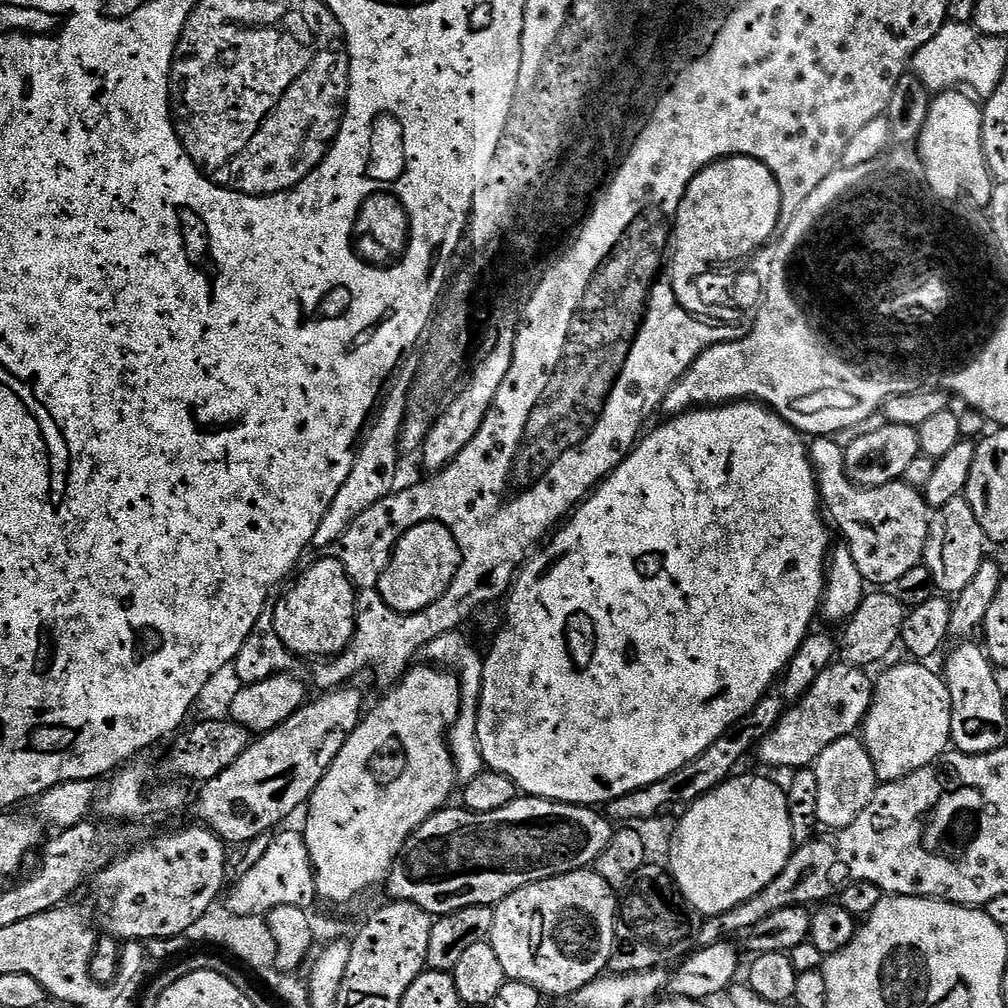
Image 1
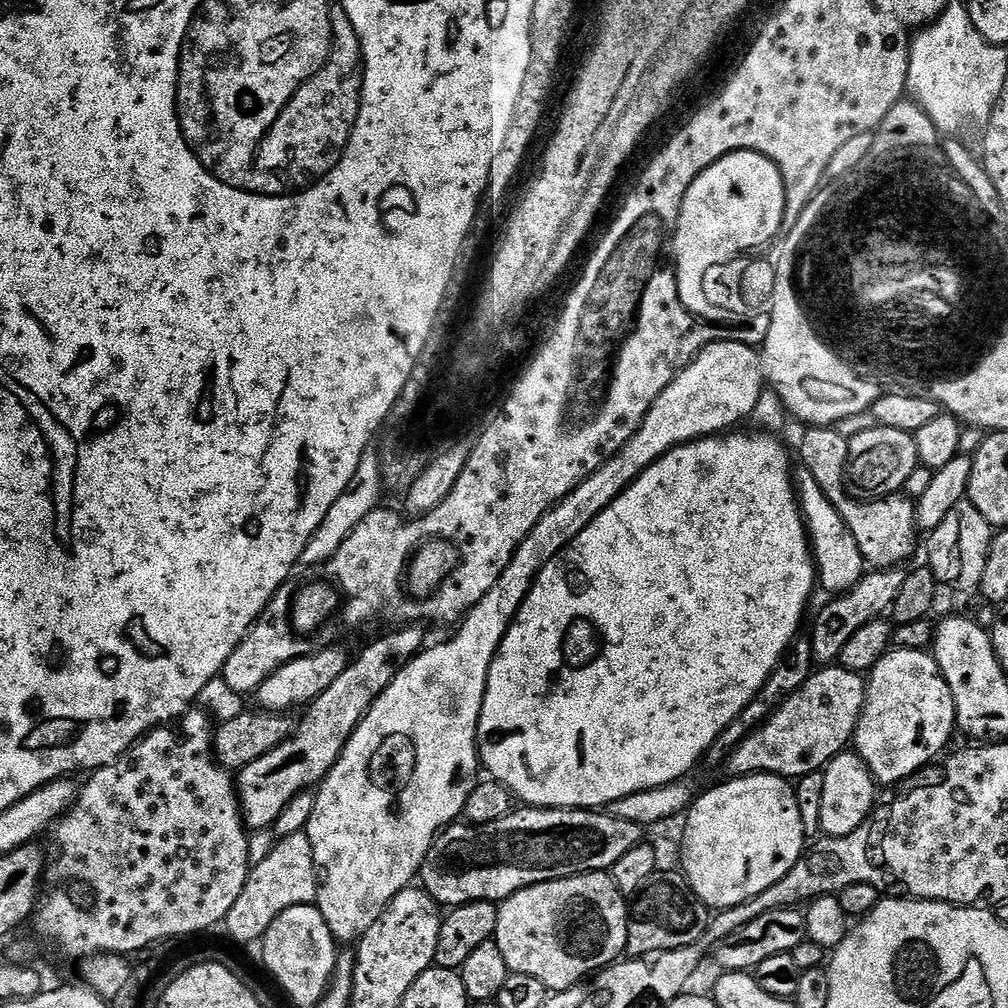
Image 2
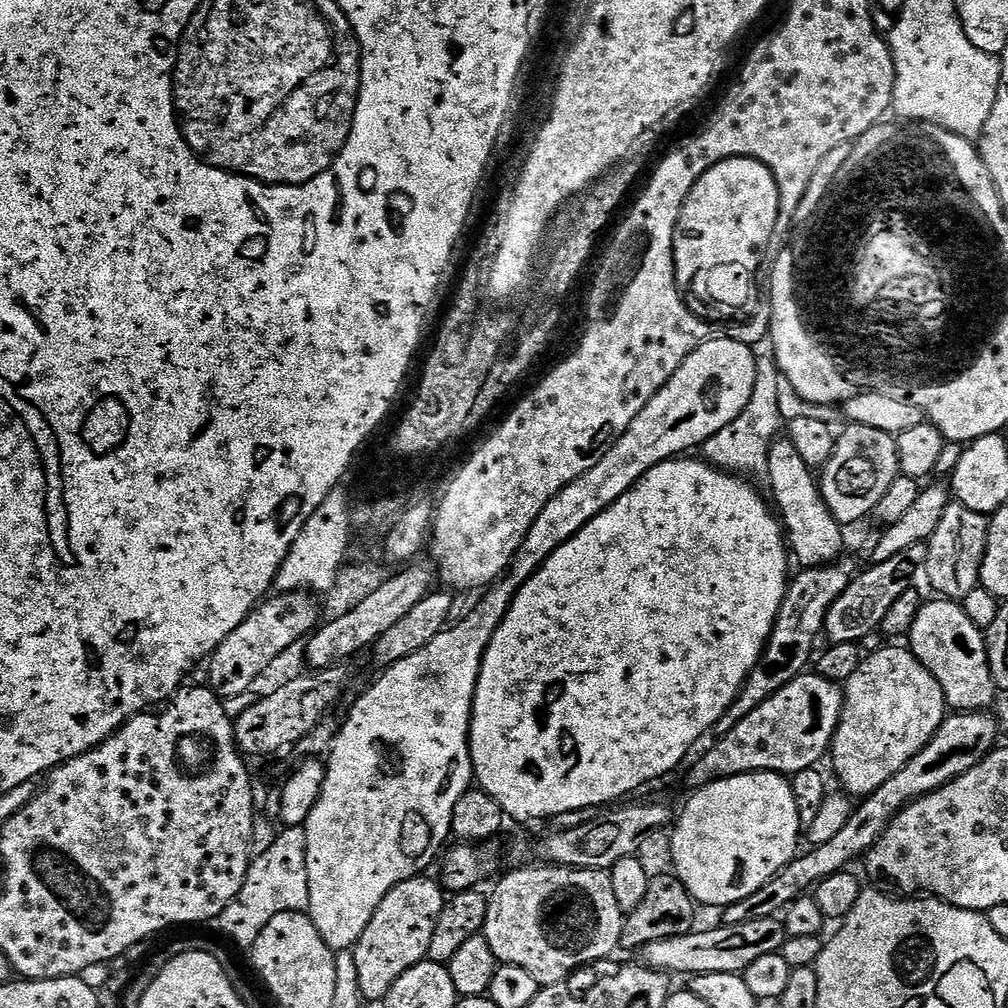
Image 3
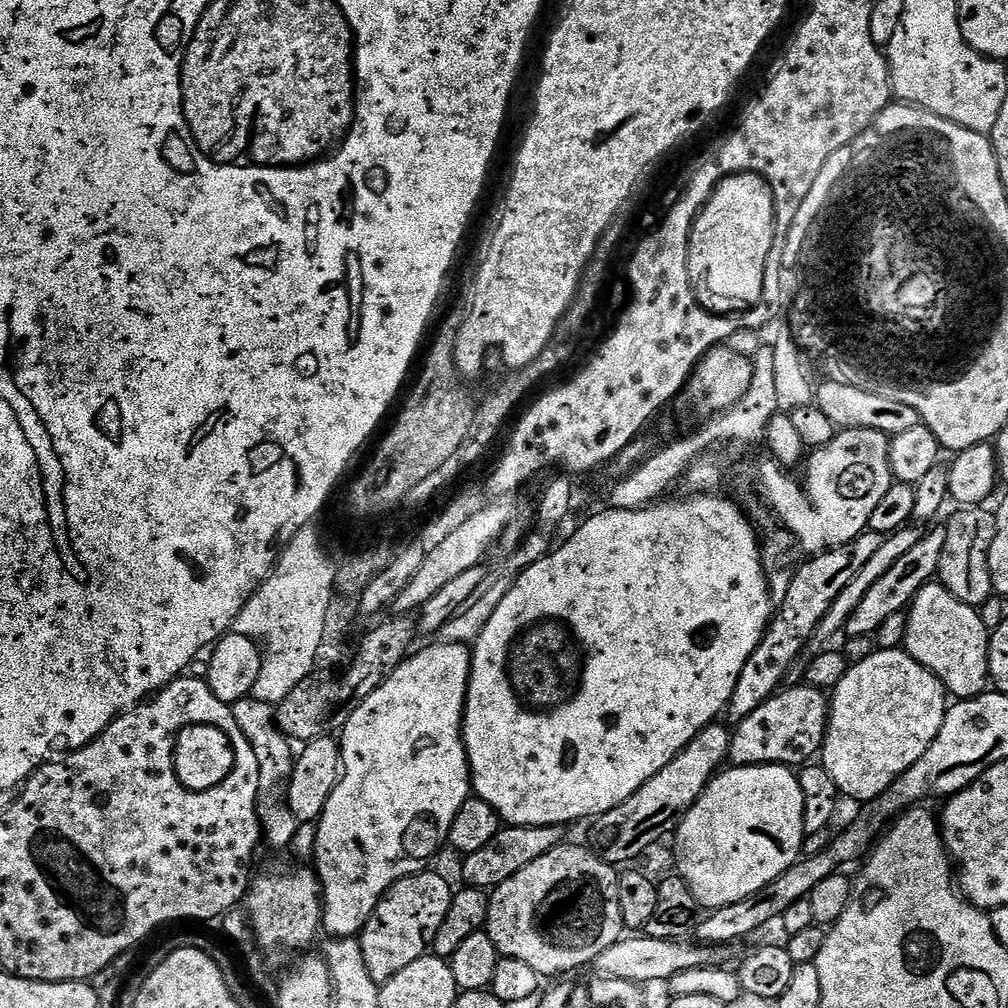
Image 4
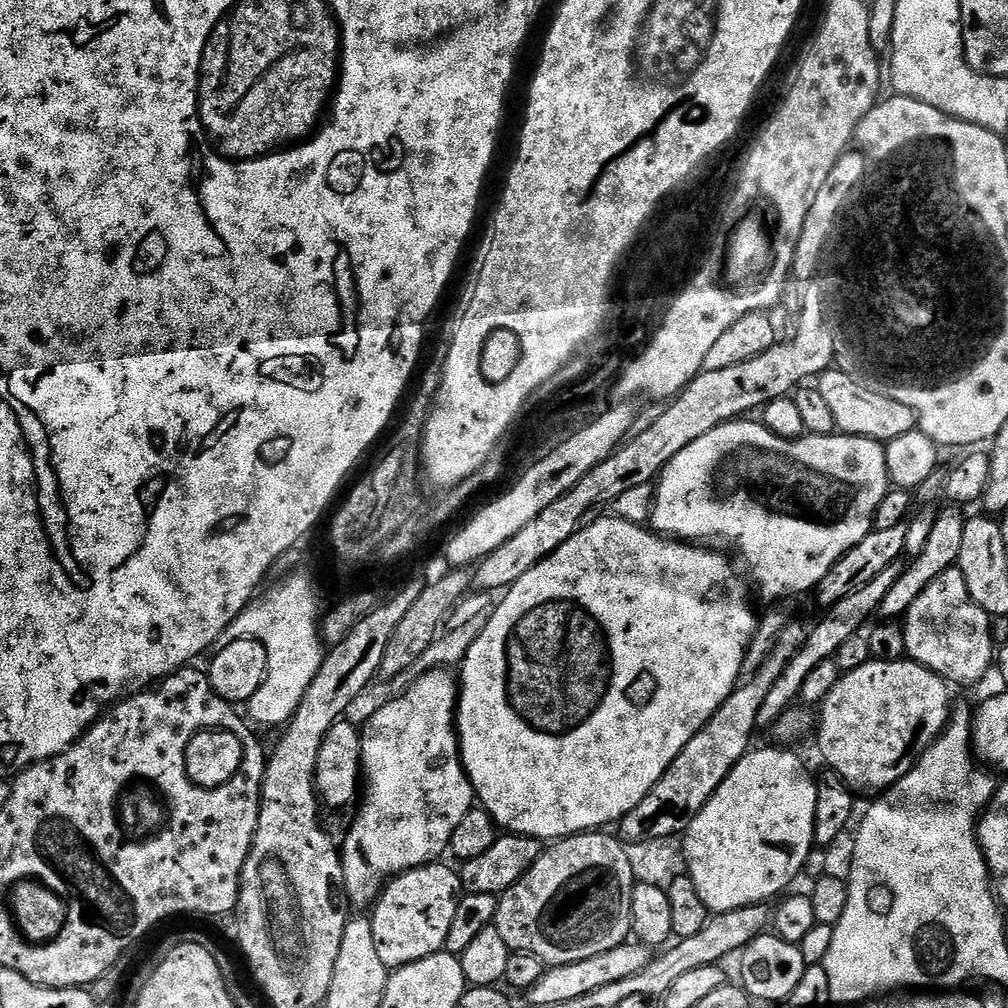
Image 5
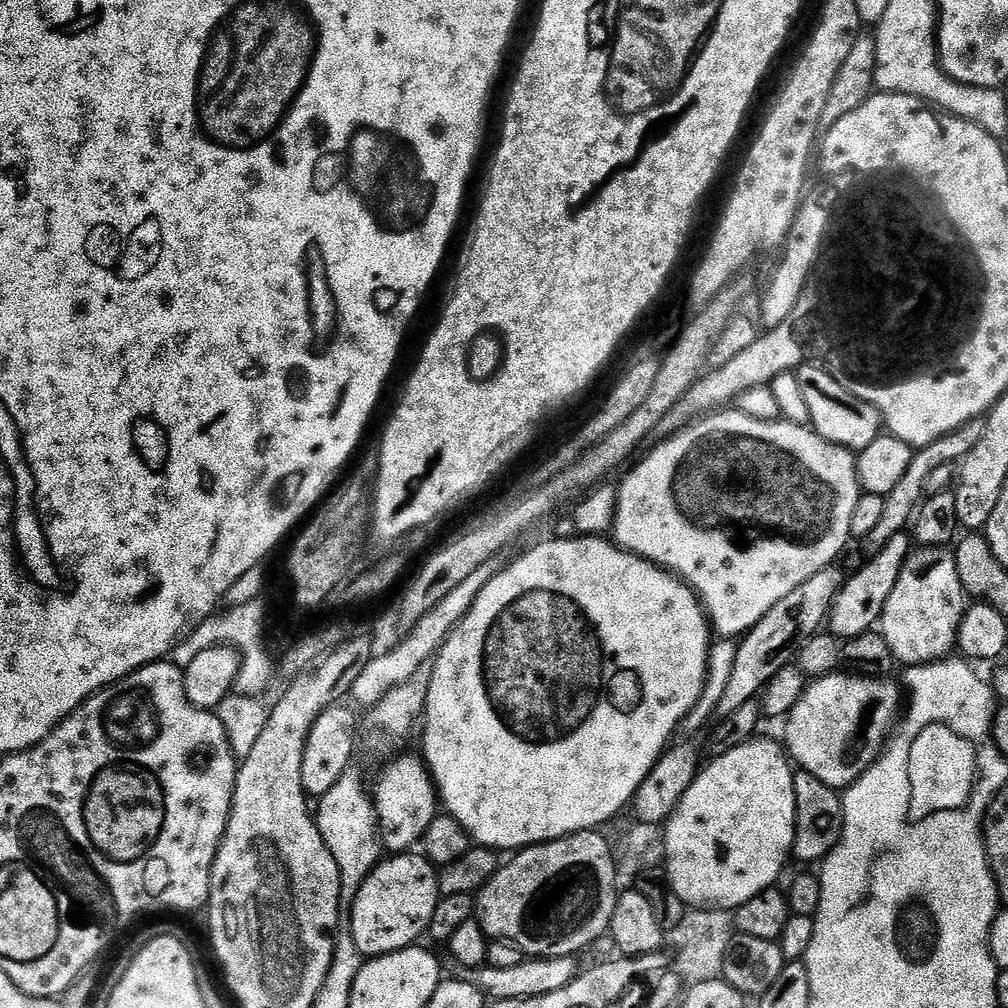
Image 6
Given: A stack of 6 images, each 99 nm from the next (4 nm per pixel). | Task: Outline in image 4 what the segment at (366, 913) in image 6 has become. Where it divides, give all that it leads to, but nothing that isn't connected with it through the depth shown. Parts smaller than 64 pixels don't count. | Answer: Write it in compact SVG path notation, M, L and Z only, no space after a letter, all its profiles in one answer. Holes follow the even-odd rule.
M425 870L398 881L380 899L379 906L368 919L368 925L359 933L366 970L379 986L394 978L394 974L406 970L406 966L431 949L432 940L438 934L438 926L442 926L442 918L446 918L446 910L450 910L454 888L432 871Z

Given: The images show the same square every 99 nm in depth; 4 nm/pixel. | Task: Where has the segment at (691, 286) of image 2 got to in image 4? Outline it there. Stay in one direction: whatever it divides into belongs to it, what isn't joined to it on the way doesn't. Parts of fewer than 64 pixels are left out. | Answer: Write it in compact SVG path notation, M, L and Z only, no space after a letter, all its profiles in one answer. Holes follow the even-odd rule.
M737 172L724 177L692 223L688 239L688 276L694 282L703 282L712 294L736 296L741 302L757 301L757 297L764 295L766 258L770 246L774 246L775 225L776 203L772 201L772 186L763 176L755 172Z

